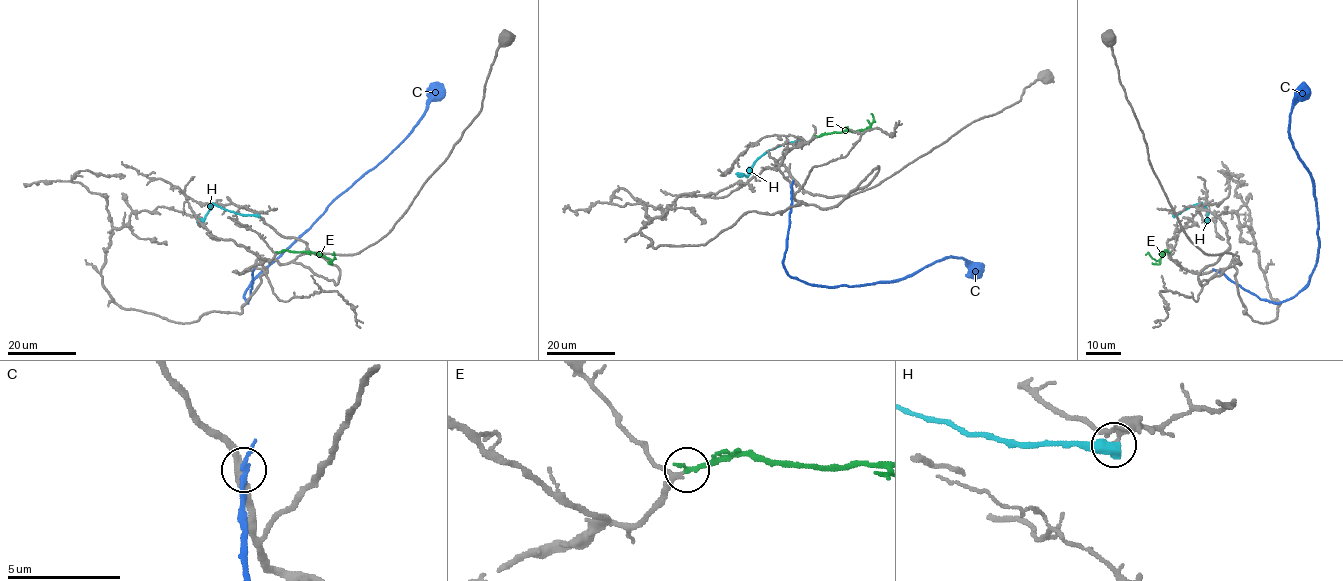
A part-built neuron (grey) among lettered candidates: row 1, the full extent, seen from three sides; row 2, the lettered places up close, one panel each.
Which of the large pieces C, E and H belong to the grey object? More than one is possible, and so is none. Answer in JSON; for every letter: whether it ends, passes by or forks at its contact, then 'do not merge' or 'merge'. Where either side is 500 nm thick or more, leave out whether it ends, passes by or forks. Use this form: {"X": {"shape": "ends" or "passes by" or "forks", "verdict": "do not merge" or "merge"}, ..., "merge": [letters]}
{"C": {"shape": "passes by", "verdict": "do not merge"}, "E": {"shape": "ends", "verdict": "merge"}, "H": {"verdict": "do not merge"}, "merge": ["E"]}

